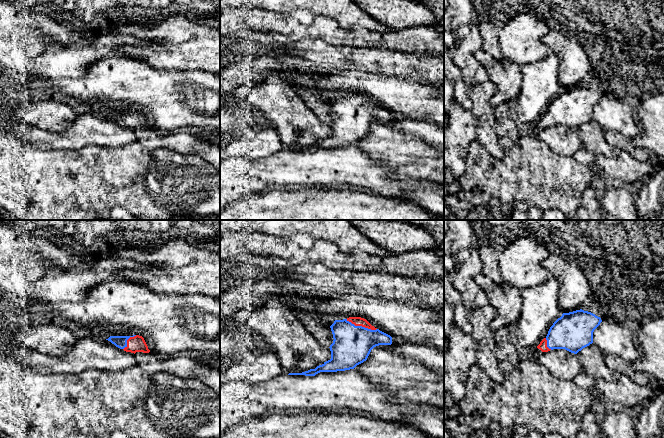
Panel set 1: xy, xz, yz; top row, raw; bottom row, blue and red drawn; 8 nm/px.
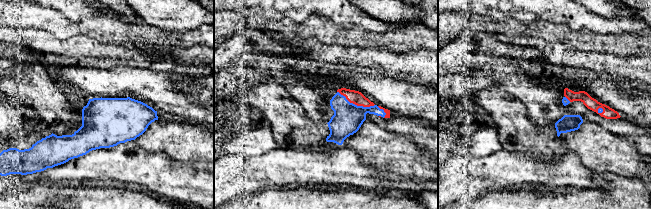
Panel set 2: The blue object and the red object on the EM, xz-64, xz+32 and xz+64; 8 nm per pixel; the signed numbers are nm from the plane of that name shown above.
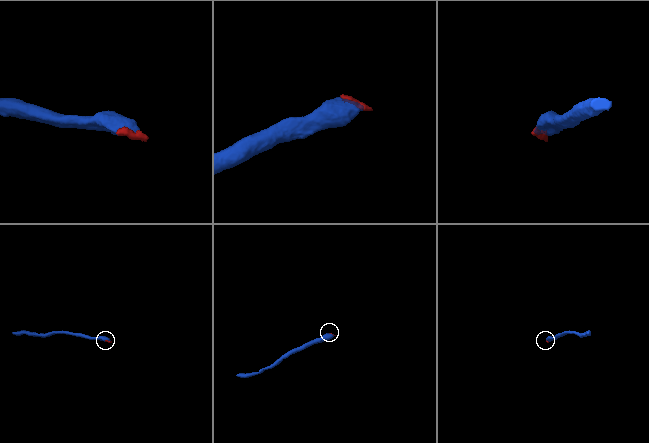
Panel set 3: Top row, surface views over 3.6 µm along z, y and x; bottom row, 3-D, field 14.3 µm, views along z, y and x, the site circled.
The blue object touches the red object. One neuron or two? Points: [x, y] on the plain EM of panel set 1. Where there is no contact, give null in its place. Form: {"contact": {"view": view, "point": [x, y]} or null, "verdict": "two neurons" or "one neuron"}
{"contact": {"view": "xz", "point": [361, 102]}, "verdict": "one neuron"}

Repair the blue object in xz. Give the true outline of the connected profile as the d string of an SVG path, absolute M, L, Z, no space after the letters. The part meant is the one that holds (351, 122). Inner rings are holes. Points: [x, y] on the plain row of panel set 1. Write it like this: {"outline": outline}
{"outline": "M361 93L335 96L330 102L333 119L331 135L302 149L288 151L315 152L320 148L337 148L354 145L367 136L371 126L379 121L391 121L392 113L372 102Z"}

